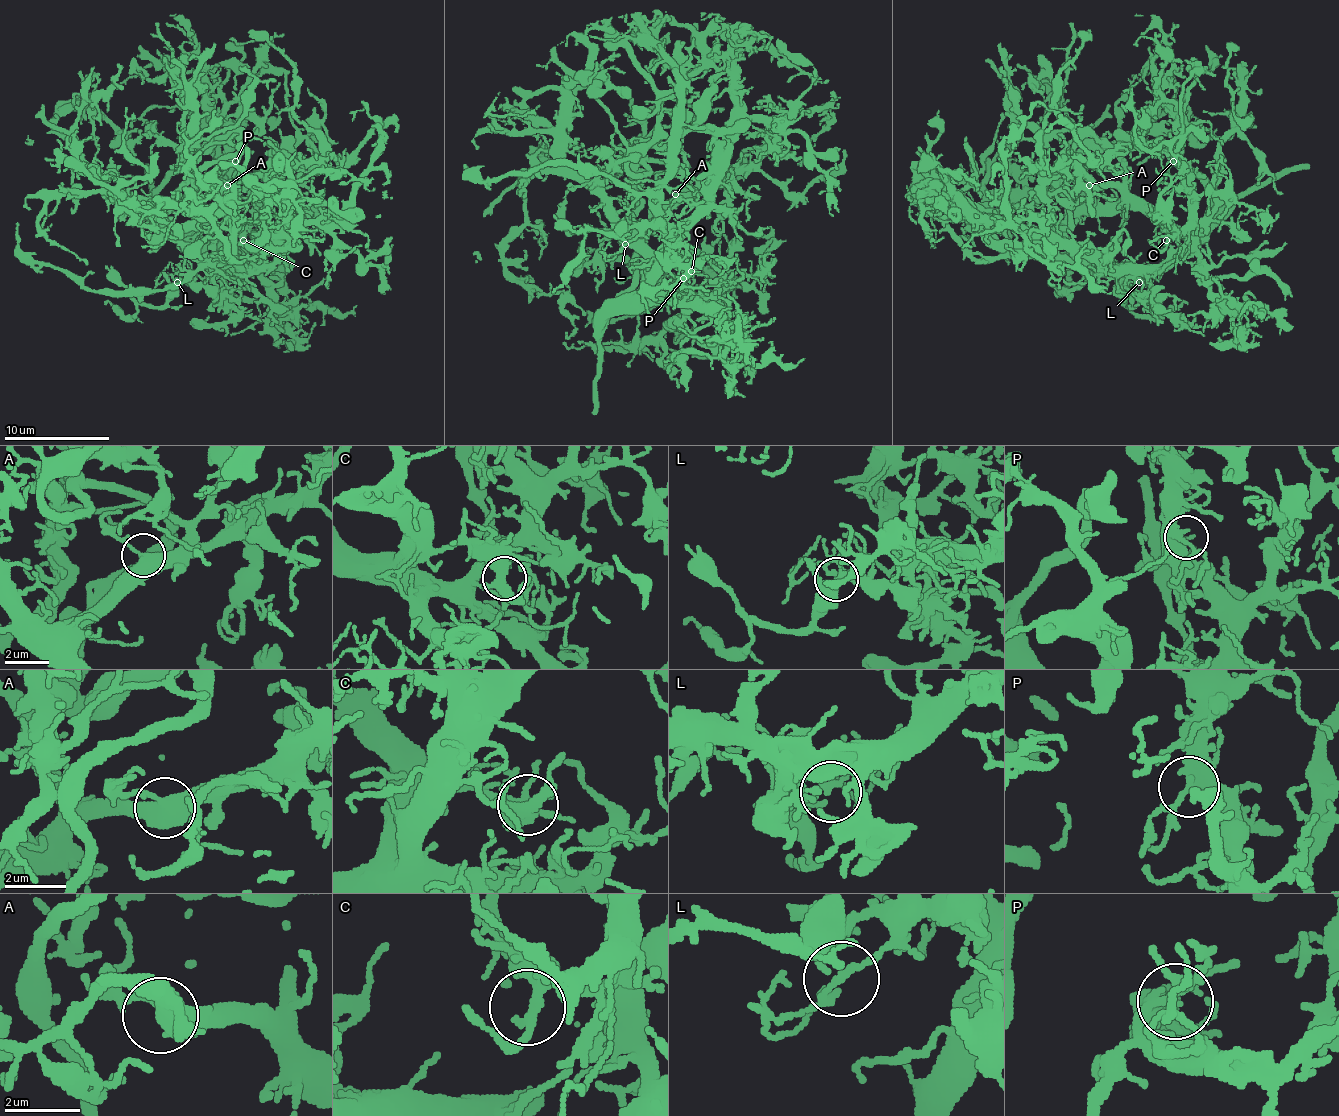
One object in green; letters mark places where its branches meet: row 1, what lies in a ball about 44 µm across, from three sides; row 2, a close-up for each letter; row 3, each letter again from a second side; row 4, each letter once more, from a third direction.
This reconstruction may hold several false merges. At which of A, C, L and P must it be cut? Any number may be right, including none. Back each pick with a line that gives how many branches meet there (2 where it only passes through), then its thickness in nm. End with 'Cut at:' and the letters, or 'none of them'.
Cut at: none of them

